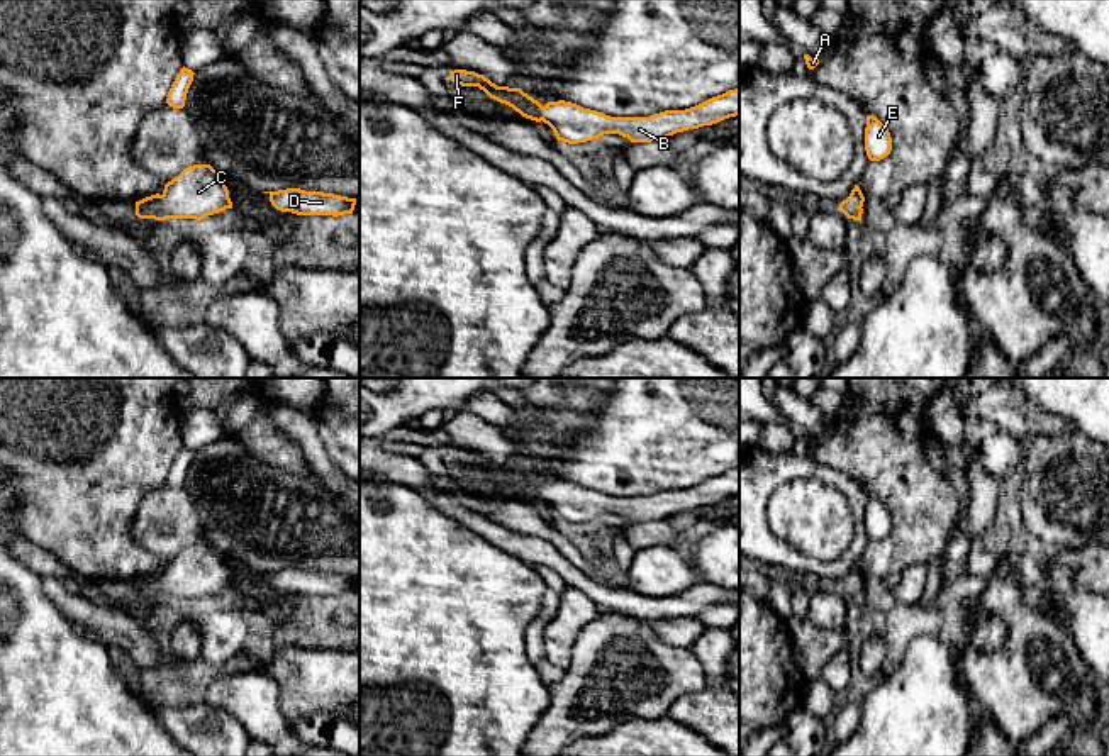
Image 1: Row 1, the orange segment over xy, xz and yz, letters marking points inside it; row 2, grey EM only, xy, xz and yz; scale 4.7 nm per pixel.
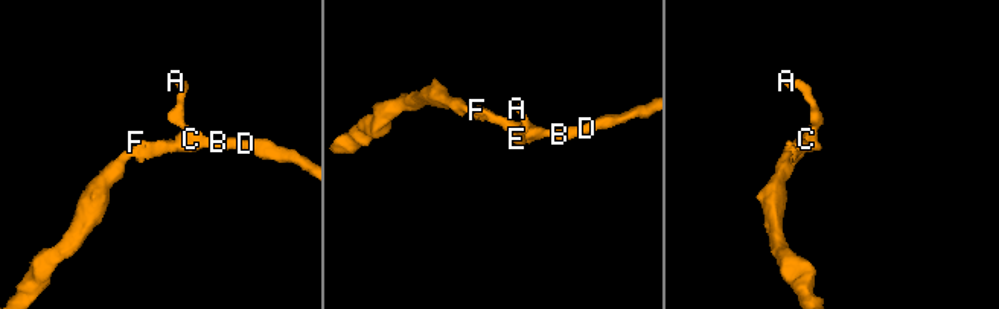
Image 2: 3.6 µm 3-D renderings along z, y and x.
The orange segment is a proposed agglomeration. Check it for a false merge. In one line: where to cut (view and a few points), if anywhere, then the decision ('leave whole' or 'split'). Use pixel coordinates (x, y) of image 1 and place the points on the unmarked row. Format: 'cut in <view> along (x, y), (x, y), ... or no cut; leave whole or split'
no cut; leave whole

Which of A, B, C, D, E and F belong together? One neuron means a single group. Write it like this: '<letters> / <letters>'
A B C D E F

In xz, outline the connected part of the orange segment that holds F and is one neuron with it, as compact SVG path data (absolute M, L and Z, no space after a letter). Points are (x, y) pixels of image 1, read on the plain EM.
M454 449L451 461L461 466L478 466L490 478L512 486L522 497L543 500L553 509L558 520L568 524L594 520L604 514L619 514L631 522L665 520L677 512L739 495L739 468L685 490L665 490L649 497L610 497L565 480L548 481L543 486L521 468L497 466L475 451Z

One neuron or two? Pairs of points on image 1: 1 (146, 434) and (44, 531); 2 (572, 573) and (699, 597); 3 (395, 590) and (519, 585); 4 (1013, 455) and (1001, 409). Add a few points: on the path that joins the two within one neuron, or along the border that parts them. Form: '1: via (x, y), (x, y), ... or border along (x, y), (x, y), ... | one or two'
1: via (119, 450), (75, 494), (72, 504) | one
2: via (604, 595), (640, 607), (667, 607) | one
3: via (426, 590), (489, 590) | one
4: border along (999, 426), (1013, 436) | two

